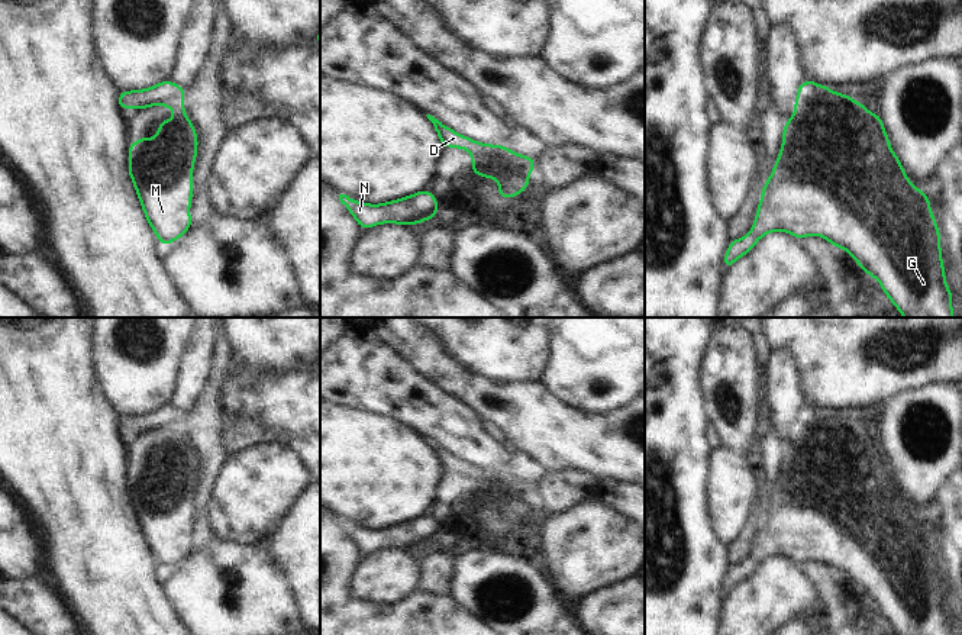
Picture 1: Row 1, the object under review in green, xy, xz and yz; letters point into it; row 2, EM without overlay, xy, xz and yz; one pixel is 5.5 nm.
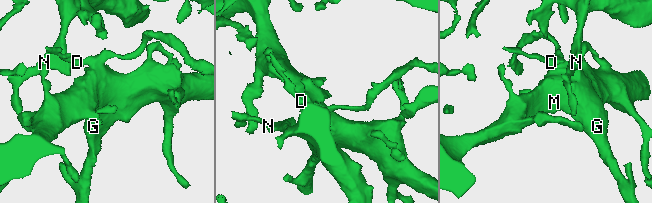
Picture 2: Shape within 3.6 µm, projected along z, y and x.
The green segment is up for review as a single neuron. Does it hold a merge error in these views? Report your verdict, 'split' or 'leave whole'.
split

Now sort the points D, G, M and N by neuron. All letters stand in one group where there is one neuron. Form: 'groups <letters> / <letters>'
groups D / G M N

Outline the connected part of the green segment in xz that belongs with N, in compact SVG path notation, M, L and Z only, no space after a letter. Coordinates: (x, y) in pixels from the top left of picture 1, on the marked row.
M429 188L381 204L361 203L346 194L339 194L339 200L362 231L382 223L413 226L436 217L439 207Z

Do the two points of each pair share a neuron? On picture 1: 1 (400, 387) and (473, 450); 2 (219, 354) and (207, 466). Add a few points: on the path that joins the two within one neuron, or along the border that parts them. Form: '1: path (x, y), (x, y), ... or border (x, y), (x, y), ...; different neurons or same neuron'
1: path (412, 403), (417, 403), (439, 416), (452, 429); same neuron
2: path (213, 382), (207, 399), (207, 438); same neuron

